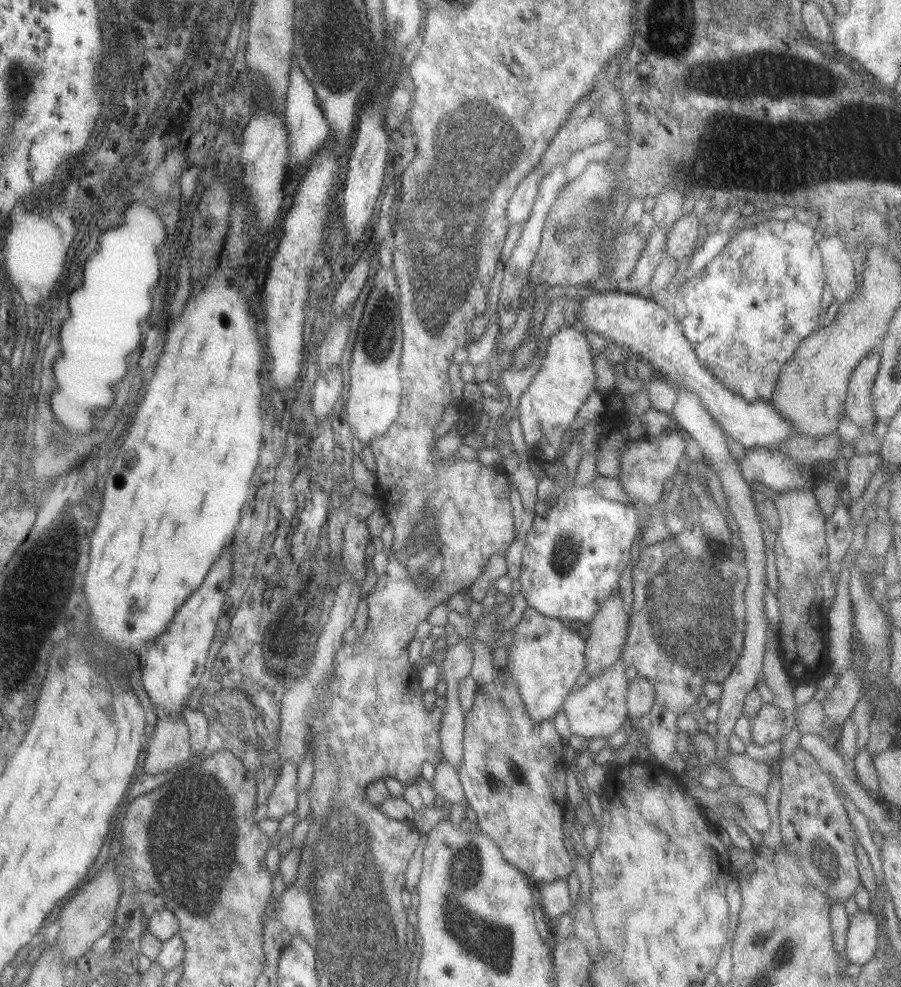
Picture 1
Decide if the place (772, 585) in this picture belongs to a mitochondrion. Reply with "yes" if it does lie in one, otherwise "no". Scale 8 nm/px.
no

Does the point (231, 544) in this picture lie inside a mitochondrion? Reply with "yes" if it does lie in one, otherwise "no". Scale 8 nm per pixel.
no

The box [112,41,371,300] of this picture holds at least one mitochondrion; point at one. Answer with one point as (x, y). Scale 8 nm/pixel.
(269, 90)

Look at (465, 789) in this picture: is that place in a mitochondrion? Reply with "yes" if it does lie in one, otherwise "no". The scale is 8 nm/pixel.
no

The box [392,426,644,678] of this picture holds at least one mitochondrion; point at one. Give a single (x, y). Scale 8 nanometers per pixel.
(565, 556)

